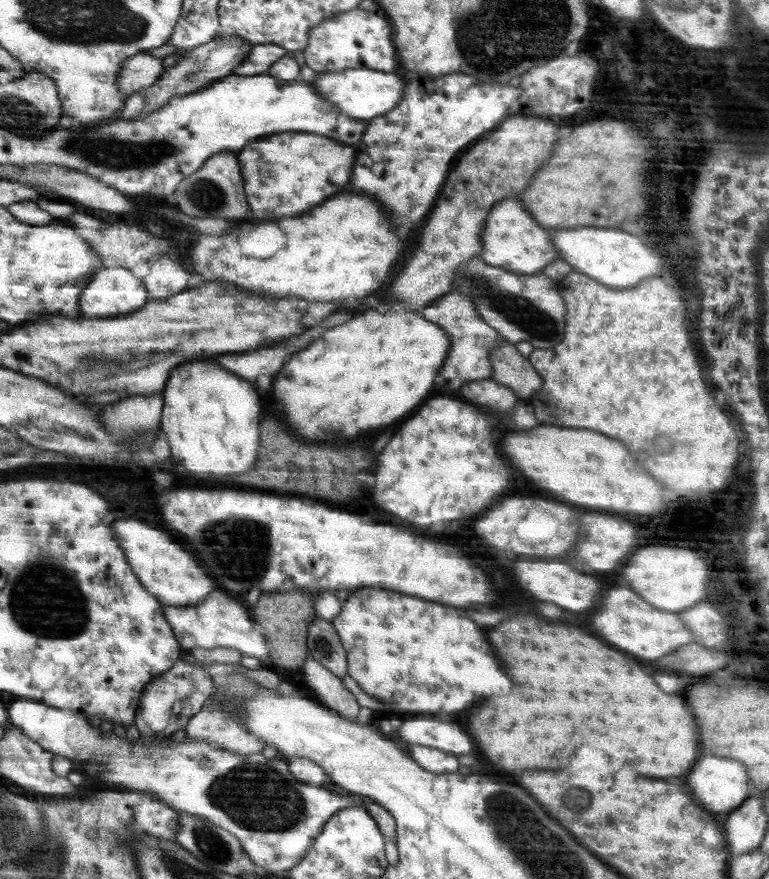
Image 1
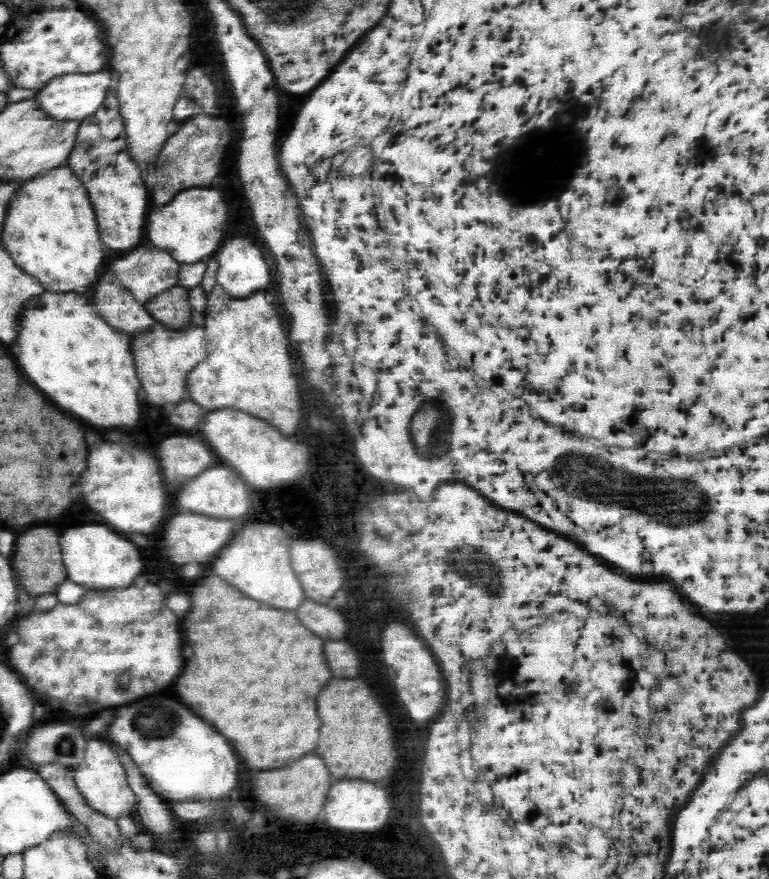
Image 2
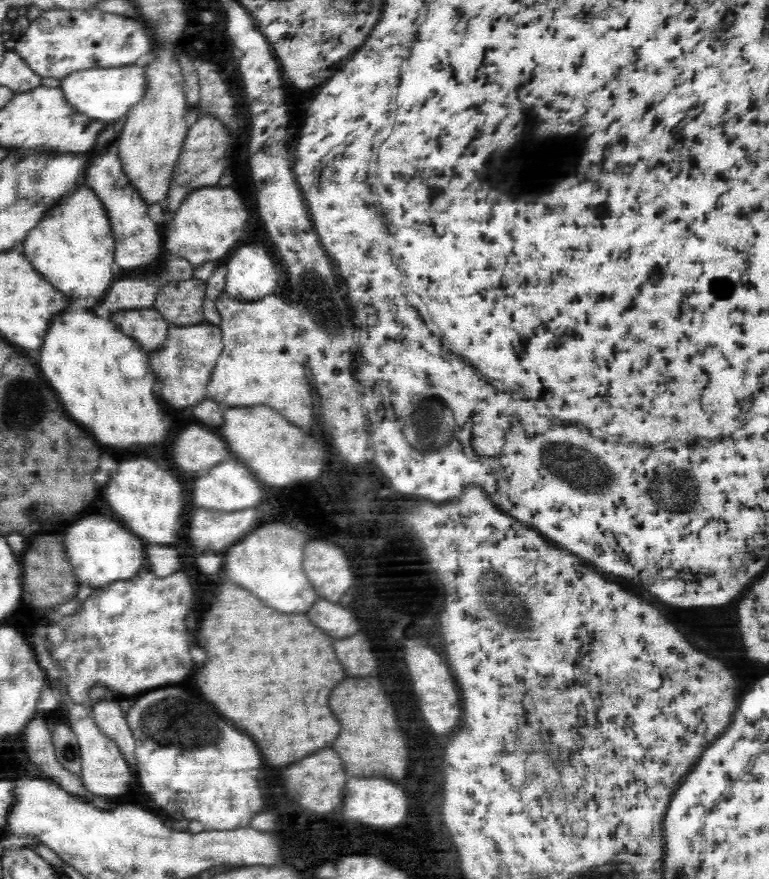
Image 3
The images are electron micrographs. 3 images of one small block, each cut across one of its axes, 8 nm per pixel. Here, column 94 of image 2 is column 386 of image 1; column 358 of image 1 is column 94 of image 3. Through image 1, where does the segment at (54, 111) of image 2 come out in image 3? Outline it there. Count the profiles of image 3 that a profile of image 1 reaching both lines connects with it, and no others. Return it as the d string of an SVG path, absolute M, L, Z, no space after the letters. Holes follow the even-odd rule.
M142 62L119 68L90 68L88 70L72 72L60 80L60 89L64 99L68 101L72 111L82 113L90 119L105 124L114 124L120 116L124 116L133 108L146 90L146 66Z

